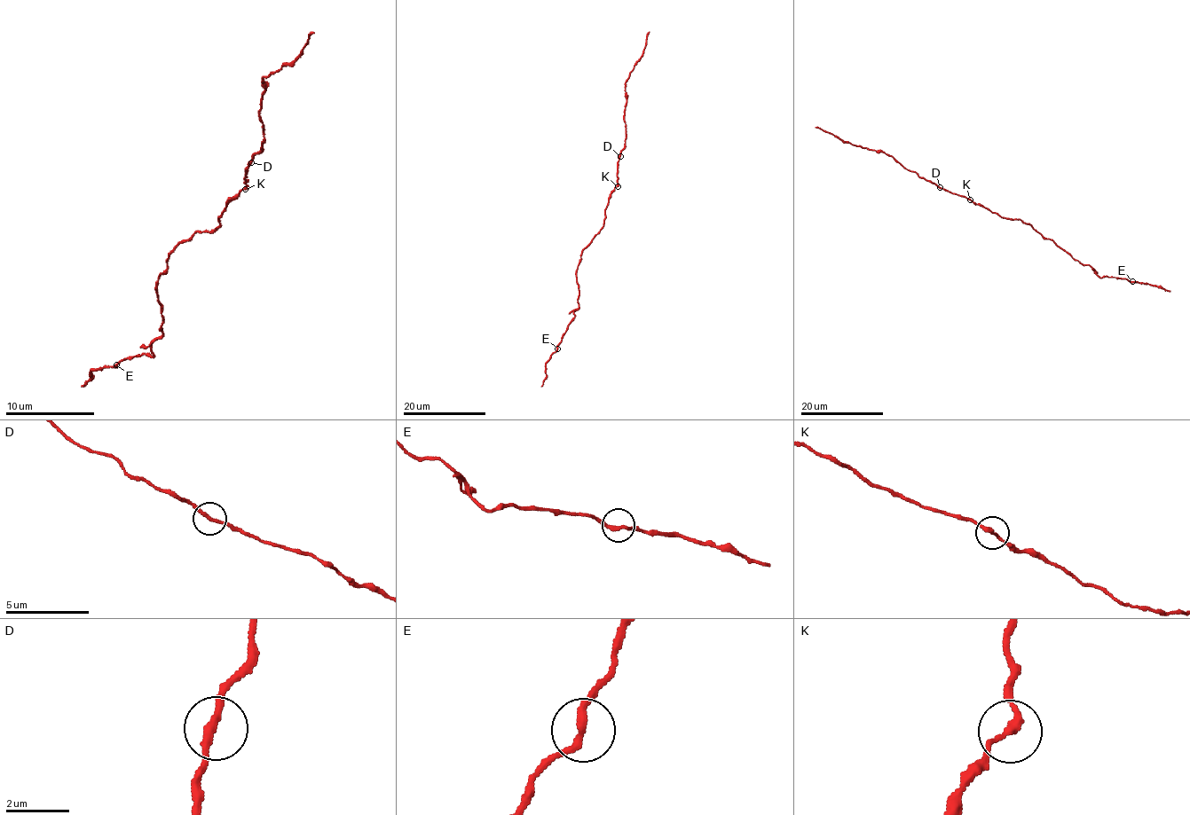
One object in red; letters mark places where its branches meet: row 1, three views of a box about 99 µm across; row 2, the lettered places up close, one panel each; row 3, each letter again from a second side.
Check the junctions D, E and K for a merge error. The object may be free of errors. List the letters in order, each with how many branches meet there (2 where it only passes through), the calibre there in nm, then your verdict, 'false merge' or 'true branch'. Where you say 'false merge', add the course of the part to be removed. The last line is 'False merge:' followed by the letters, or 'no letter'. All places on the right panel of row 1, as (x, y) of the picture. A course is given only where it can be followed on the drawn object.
D: 2 | 240 nm | true branch
E: 2 | 240 nm | true branch
K: 2 | 220 nm | true branch
False merge: no letter

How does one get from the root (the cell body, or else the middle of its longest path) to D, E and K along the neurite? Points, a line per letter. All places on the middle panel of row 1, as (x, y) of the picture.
D: (605, 213), (611, 192), (618, 184), (618, 161), (620, 156)
E: (605, 213), (602, 227), (582, 251), (576, 272), (579, 308), (574, 310), (575, 317), (557, 348)
K: (605, 213), (611, 192), (618, 186)

